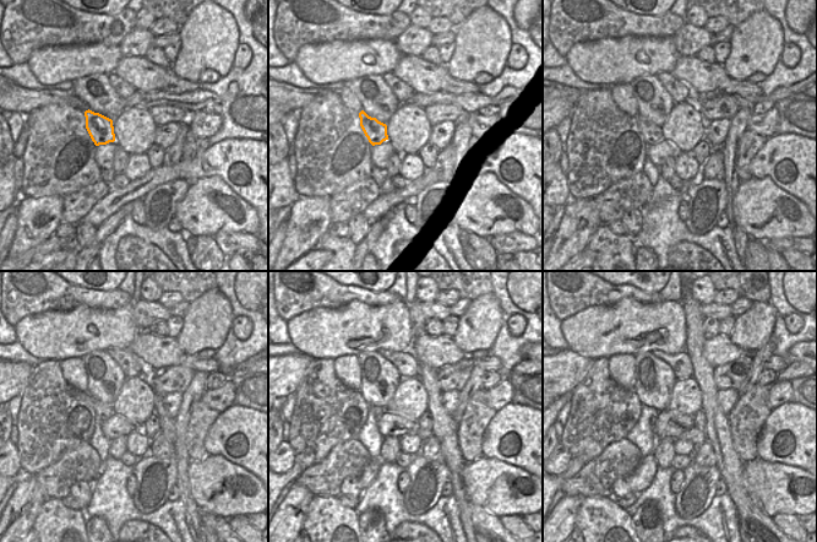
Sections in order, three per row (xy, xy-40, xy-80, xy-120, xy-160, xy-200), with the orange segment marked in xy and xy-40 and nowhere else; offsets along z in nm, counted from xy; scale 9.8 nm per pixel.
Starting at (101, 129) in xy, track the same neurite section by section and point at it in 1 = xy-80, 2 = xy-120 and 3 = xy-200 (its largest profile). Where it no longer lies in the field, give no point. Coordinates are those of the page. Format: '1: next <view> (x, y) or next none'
1: next xy-80 (652, 134)
2: next xy-120 (103, 411)
3: next xy-200 (653, 419)

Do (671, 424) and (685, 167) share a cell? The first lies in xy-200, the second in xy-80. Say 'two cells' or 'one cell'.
two cells

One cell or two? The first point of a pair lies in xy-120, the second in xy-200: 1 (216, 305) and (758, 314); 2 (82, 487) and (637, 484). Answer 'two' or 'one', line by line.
1: one
2: two

